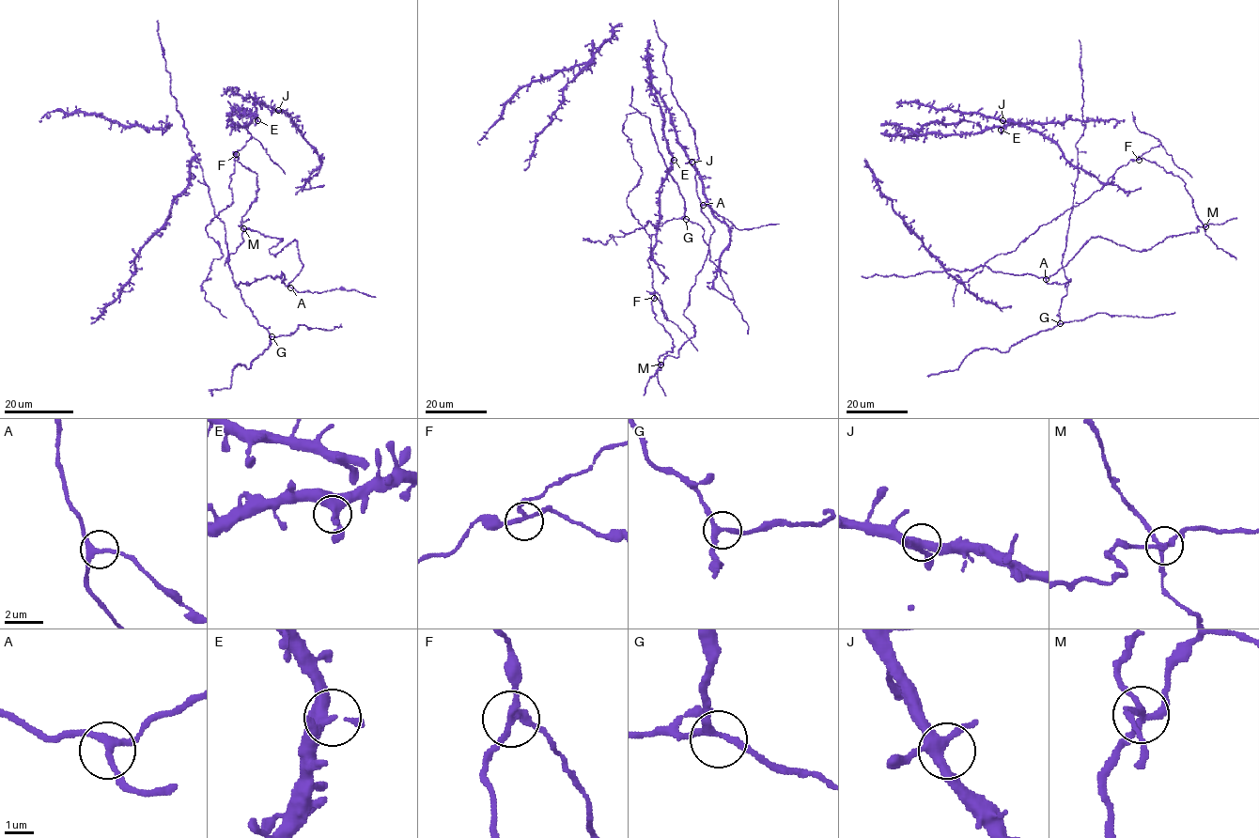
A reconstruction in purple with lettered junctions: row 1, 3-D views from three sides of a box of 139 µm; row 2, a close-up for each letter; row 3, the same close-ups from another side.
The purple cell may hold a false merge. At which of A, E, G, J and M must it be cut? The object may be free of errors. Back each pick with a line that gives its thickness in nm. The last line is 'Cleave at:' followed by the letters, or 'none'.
M: Thickness 240 nm
Cleave at: M

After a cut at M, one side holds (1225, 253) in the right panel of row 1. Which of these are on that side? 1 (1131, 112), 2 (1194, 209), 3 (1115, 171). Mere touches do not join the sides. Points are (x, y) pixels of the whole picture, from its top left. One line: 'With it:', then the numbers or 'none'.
With it: 1, 2, 3

